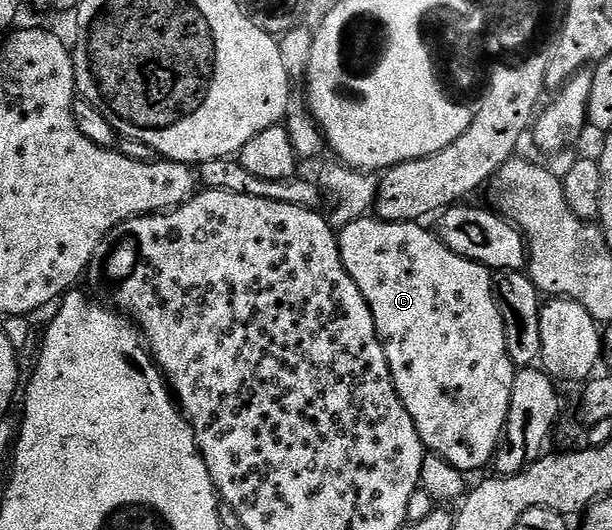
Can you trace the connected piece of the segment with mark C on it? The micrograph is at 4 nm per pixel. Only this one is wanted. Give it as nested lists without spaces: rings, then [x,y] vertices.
[[[378,218],[354,220],[352,224],[346,224],[338,233],[339,253],[349,278],[353,278],[353,282],[357,282],[357,290],[361,290],[361,294],[373,314],[375,329],[379,335],[379,341],[383,344],[385,358],[389,362],[391,381],[395,384],[395,389],[405,410],[409,410],[409,418],[413,418],[413,426],[421,438],[424,449],[432,456],[445,458],[445,462],[457,466],[457,470],[461,470],[465,474],[472,474],[471,472],[485,467],[486,464],[488,467],[494,461],[495,453],[499,451],[499,445],[507,430],[509,402],[513,398],[513,382],[517,369],[515,363],[509,358],[505,346],[505,326],[501,322],[499,302],[495,298],[492,269],[481,266],[469,258],[461,258],[461,254],[453,254],[453,250],[449,250],[449,246],[445,246],[432,229],[430,232],[429,229],[422,228],[423,226],[419,222],[389,224],[386,220]]]

